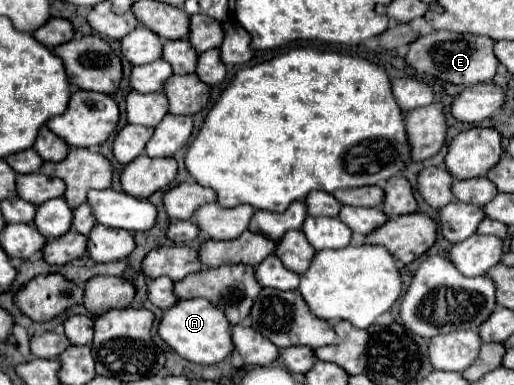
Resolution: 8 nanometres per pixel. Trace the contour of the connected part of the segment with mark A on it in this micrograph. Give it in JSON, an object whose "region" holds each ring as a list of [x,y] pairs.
{"region":[[[204,298],[180,300],[172,308],[164,310],[164,316],[158,324],[158,336],[176,354],[194,364],[218,364],[234,350],[230,340],[230,324],[224,318],[224,312],[220,312],[220,308],[212,306]]]}

